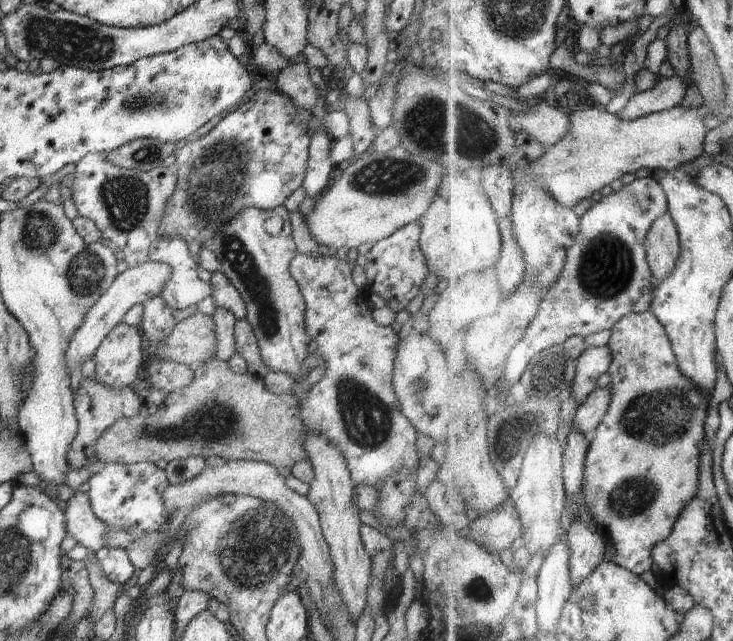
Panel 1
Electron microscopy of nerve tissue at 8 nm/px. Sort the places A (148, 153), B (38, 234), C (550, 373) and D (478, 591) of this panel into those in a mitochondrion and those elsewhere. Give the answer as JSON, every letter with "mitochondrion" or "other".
{"A":"mitochondrion","B":"mitochondrion","C":"mitochondrion","D":"mitochondrion"}

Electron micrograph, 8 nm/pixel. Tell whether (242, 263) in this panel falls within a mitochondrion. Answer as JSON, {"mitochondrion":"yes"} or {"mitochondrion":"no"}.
{"mitochondrion":"yes"}

